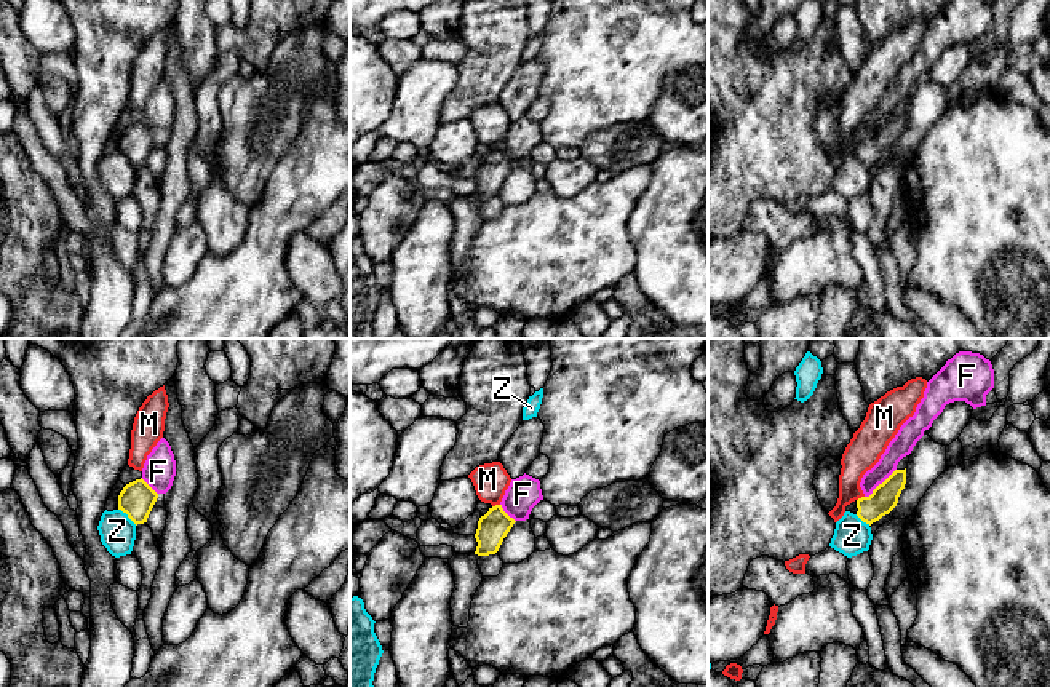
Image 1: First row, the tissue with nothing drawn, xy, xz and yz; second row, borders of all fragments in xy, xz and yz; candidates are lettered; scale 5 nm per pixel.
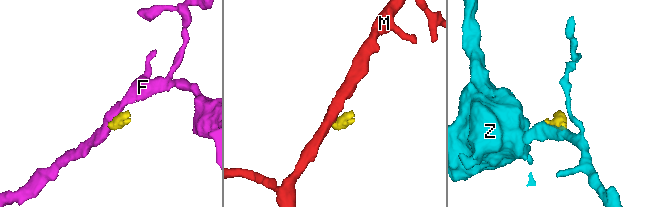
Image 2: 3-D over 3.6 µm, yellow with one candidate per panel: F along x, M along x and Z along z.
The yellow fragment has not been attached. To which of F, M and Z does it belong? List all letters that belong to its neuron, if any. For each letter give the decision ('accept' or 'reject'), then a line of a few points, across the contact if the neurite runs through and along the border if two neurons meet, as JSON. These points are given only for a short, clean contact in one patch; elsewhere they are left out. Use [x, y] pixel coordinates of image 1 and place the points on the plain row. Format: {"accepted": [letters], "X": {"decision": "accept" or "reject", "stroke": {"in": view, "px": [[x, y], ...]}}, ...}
{"accepted": [], "F": {"decision": "reject", "stroke": {"in": "yz", "px": [[895, 111], [865, 139]]}}, "M": {"decision": "reject", "stroke": {"in": "xz", "px": [[499, 146], [493, 149]]}}, "Z": {"decision": "reject", "stroke": {"in": "xy", "px": [[119, 150], [136, 166]]}}}

